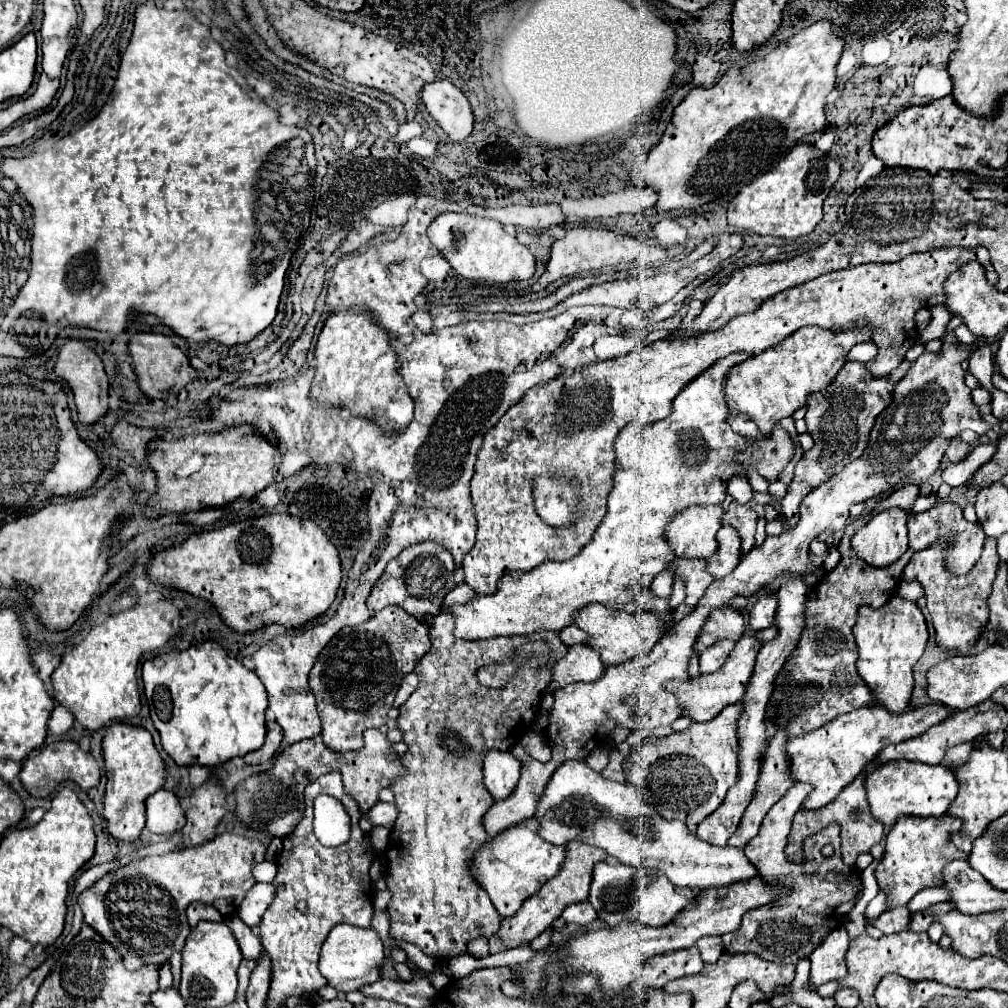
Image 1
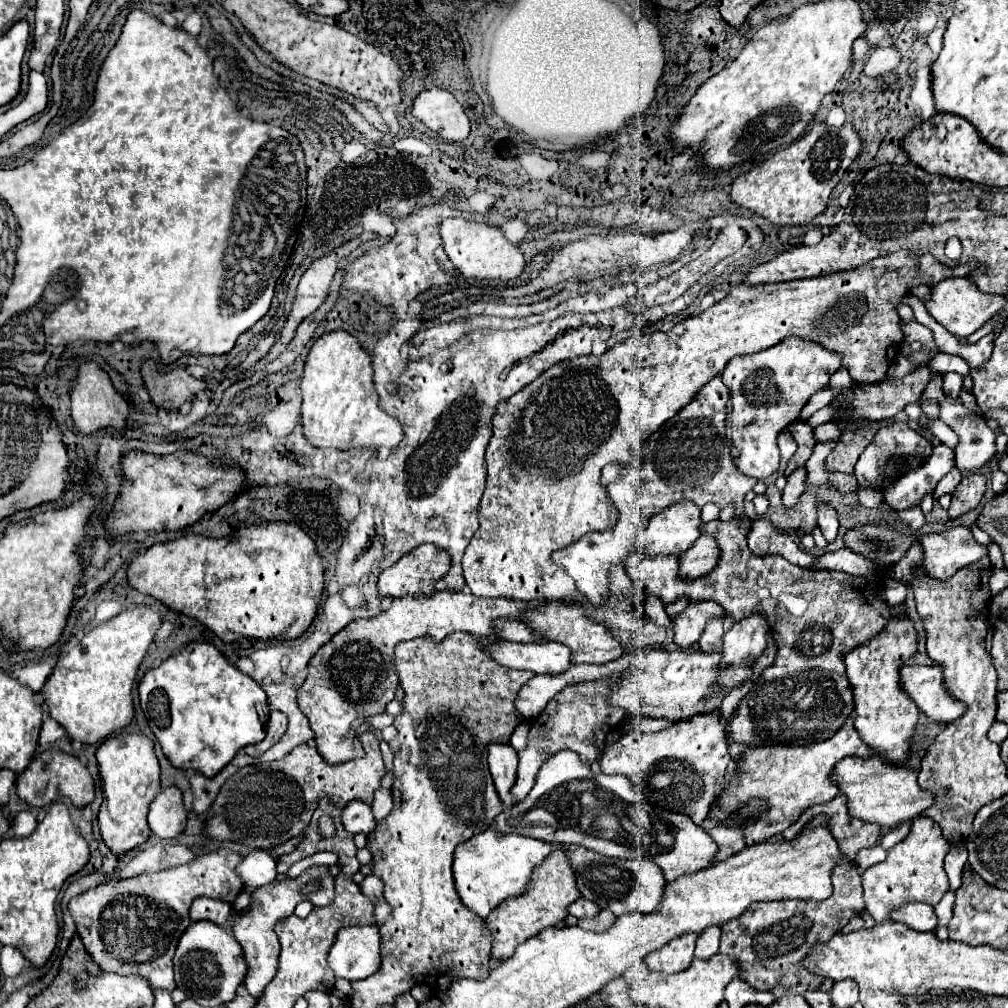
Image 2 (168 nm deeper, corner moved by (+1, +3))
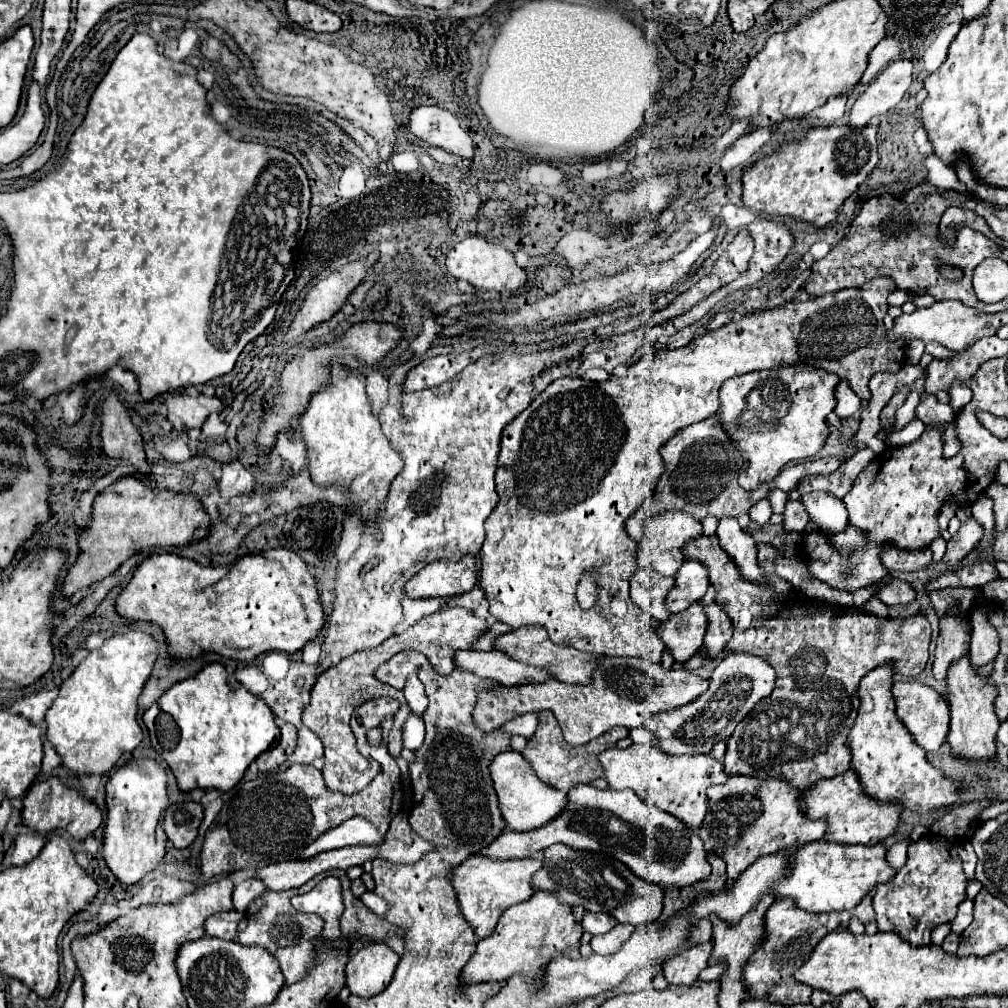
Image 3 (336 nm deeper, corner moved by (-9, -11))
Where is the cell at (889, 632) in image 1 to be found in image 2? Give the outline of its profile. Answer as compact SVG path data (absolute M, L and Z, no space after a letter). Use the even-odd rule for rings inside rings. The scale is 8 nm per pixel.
M906 614L892 616L882 632L856 646L846 656L846 674L854 686L854 726L860 738L880 756L894 764L910 758L910 736L918 722L918 708L900 688L900 668L918 650L918 632L914 620Z

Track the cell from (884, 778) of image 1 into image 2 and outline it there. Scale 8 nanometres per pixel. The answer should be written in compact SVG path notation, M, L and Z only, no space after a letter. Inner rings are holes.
M848 756L836 764L834 780L838 782L840 792L844 792L848 798L850 816L864 822L876 822L884 828L898 828L900 824L918 818L934 804L932 792L920 788L916 768L888 764L888 760L882 756Z

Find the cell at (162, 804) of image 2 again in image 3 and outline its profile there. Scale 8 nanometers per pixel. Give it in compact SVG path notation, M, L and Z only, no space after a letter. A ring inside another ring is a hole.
M192 800L178 802L166 810L162 818L162 828L176 848L188 848L198 836L202 818L204 818L202 804L196 804Z

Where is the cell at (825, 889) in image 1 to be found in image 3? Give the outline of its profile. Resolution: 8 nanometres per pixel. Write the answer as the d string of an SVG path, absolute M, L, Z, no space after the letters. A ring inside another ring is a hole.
M870 896L862 898L862 902L852 910L830 912L830 914L810 914L810 912L804 912L804 910L798 910L794 906L794 902L774 902L766 912L766 942L750 958L748 970L744 972L750 998L754 998L754 1000L772 1000L772 1002L782 1004L782 1006L808 1004L812 988L806 986L806 984L796 982L792 978L792 974L794 974L796 968L800 968L808 960L808 956L812 954L814 946L822 940L822 936L826 936L828 932L832 932L836 928L848 928L848 922L850 922L852 916L860 918L864 924L874 920L872 898ZM804 940L810 940L810 946L806 950L804 950L804 946L806 946Z

